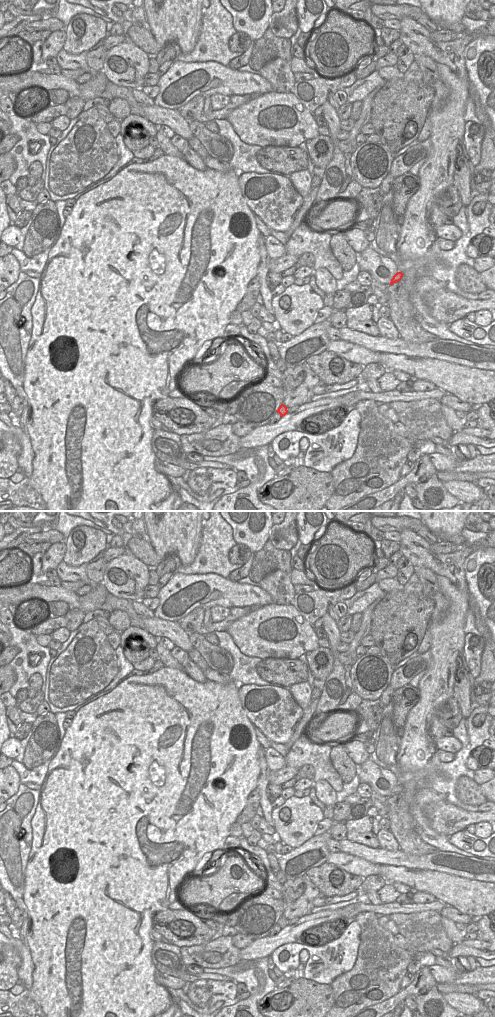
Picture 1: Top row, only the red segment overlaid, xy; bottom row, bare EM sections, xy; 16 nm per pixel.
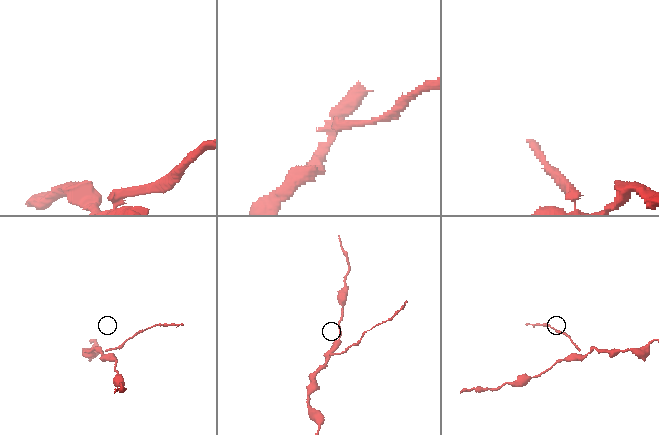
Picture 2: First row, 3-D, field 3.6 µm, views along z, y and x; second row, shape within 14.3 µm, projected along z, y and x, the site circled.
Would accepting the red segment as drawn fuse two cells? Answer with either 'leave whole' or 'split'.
leave whole

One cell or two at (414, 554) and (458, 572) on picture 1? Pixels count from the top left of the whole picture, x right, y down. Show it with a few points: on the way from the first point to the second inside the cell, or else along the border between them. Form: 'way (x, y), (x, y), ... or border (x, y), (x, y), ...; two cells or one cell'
way (425, 558), (447, 565); one cell

